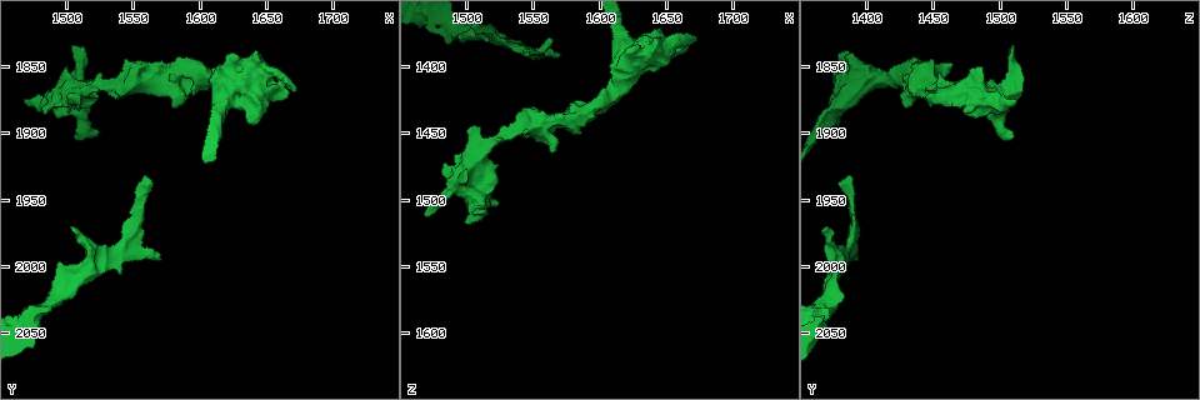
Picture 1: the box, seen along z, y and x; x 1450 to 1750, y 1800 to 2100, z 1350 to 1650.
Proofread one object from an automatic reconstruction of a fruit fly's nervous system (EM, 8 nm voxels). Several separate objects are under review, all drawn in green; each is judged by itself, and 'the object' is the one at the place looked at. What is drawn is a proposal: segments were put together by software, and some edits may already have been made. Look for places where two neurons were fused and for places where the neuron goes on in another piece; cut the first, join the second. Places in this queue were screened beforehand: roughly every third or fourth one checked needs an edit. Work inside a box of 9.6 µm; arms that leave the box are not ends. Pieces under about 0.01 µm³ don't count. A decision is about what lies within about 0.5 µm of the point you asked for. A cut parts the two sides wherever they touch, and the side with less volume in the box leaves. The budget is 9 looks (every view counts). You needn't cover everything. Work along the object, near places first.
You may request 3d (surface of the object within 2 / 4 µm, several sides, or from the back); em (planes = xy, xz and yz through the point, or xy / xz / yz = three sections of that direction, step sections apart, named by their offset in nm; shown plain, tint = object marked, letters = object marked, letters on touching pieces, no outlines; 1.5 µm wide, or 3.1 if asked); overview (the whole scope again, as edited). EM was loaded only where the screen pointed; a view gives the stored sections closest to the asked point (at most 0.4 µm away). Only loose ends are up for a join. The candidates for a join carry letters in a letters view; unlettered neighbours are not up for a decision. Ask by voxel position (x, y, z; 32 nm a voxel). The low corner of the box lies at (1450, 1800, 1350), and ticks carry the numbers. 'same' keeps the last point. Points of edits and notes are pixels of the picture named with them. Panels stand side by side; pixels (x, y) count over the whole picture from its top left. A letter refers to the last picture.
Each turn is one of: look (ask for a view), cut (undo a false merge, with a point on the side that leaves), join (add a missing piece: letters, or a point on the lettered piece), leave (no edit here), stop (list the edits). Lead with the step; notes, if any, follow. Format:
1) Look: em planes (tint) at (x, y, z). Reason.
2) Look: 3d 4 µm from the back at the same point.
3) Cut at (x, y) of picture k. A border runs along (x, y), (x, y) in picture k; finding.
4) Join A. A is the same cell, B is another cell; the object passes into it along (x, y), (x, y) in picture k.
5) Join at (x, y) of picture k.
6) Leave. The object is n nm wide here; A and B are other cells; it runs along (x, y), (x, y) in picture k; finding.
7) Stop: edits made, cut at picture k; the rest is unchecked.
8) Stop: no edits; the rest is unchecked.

Look: 3d 2 µm at (1566, 1850, 1464).

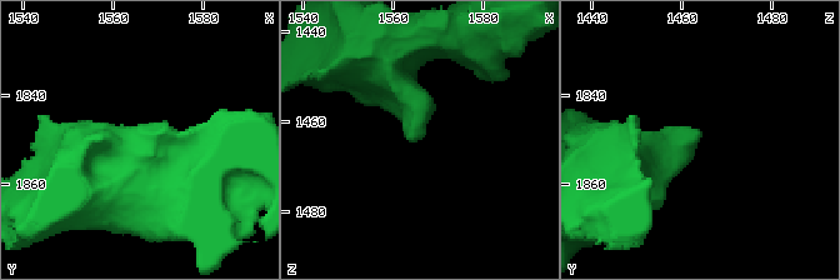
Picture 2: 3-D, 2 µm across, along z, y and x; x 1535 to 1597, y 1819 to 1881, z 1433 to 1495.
Look: em planes (letters) at (1564, 1849, 1464).

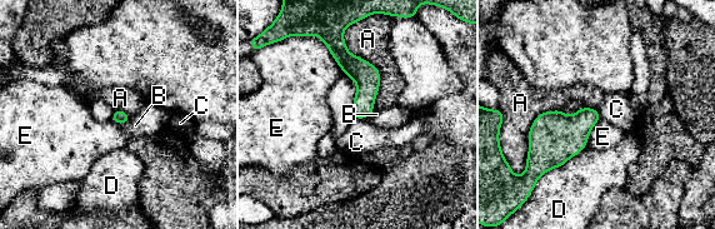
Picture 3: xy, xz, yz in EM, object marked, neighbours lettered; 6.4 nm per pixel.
Leave. A, B, C, D and E are other cells; a border runs along (354, 118), (365, 119) in picture 3; no lettered piece goes on from it.

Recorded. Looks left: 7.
Look: em planes (letters) at (1508, 1834, 1512). Branch stops here.

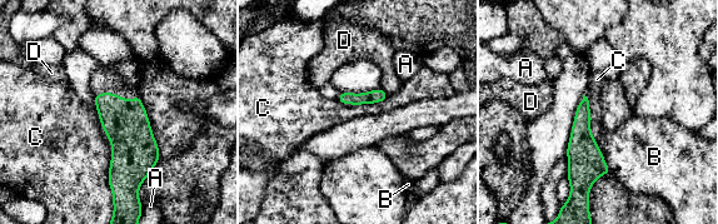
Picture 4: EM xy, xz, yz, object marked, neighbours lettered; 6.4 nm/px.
Leave. A, B, C and D are other cells; none of them fits.

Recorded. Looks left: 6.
Look: em planes (plain) at (1646, 1880, 1376). Thick turns thin.

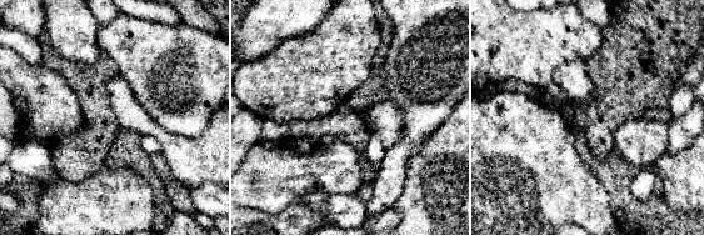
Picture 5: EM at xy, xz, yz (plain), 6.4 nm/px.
Look: em planes (tint) at the same point.

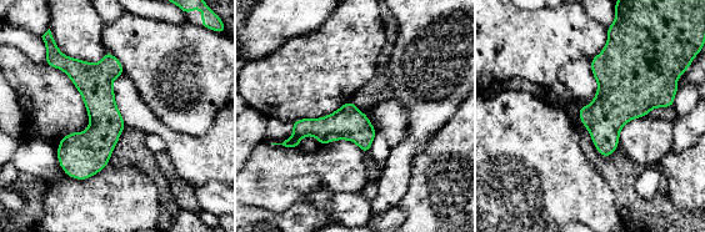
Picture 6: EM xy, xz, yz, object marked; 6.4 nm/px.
Look: em planes (letters) at the same point. See the neighbours.

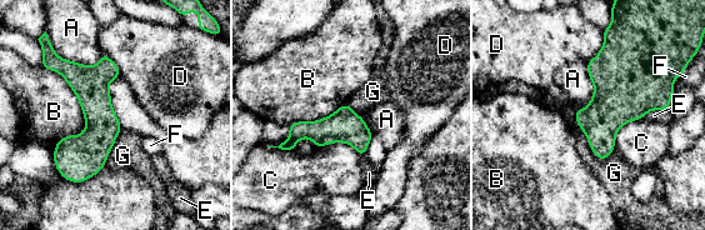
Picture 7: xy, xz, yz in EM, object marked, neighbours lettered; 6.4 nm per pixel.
Leave. A, B, C, D, E, F and G are other cells; it runs along (61, 63), (94, 96), (79, 179) in picture 7; all the same neuron.

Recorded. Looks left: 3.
Look: em xz step 8 (tint) at (1562, 1936, 1380). Branch stops here.

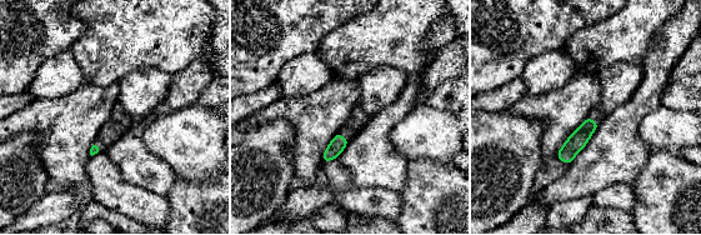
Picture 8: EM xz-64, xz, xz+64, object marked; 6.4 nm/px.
Look: em planes (letters) at the same point. Another direction.

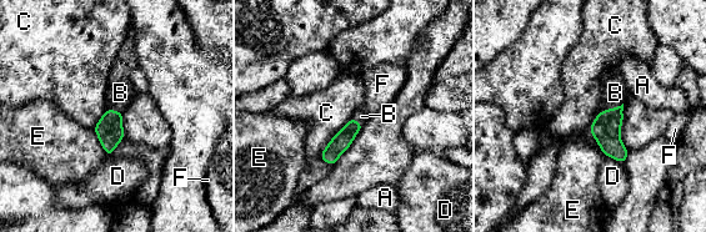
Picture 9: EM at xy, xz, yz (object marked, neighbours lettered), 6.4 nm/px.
Join B. The longest contact is with C, 320 nm; B is the same cell, A, C, D, E and F are other cells; the object passes into it along (606, 126), (610, 109), (615, 92) in picture 9; the neuron continues.

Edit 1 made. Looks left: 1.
Stop: edits made, join at picture 9; the rest is unchecked.

